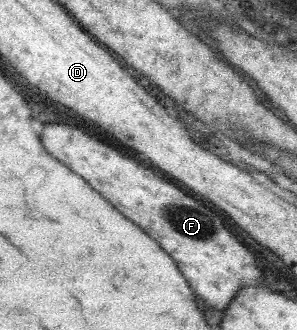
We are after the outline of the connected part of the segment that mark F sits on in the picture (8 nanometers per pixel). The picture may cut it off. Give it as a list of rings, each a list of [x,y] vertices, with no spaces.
[[[43,124],[41,144],[47,154],[65,164],[71,172],[81,176],[95,192],[99,192],[115,210],[139,226],[149,238],[177,264],[177,270],[193,290],[195,298],[215,310],[223,310],[235,292],[245,286],[261,287],[261,274],[251,252],[247,252],[221,224],[209,208],[185,195],[177,186],[140,166],[137,160],[123,158],[113,148],[95,142],[81,130],[65,124]]]

